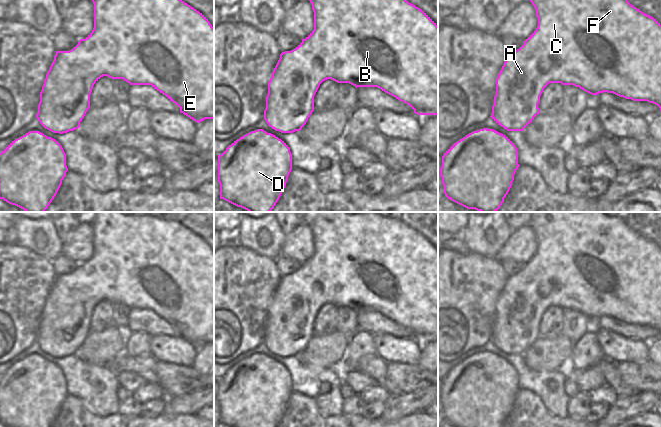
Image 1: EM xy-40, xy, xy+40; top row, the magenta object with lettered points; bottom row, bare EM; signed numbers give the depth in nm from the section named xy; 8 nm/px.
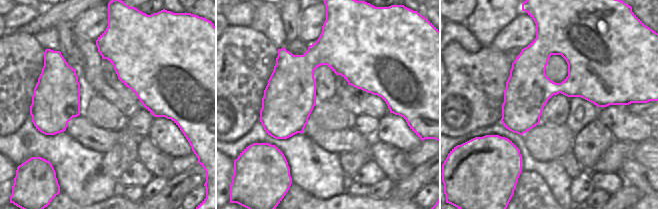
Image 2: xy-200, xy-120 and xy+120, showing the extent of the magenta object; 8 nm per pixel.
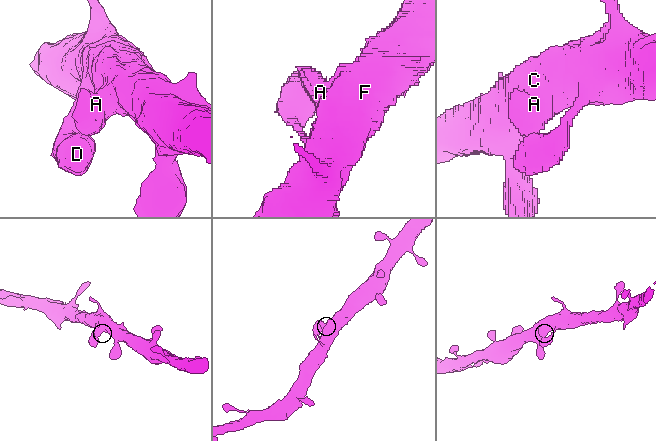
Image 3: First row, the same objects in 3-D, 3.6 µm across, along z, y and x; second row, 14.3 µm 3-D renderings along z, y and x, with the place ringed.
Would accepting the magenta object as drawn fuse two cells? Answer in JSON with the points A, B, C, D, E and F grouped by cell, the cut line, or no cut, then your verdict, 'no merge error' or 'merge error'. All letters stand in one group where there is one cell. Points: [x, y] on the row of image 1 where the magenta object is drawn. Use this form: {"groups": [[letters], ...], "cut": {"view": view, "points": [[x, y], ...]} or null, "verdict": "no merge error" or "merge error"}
{"groups": [["A", "B", "C", "D", "E", "F"]], "cut": null, "verdict": "no merge error"}

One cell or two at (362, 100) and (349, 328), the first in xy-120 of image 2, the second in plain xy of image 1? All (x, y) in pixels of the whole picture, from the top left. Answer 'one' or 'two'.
two

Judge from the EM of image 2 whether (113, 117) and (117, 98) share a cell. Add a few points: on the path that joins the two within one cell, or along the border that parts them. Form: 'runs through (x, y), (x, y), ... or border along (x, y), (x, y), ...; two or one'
border along (96, 92), (109, 100), (124, 118); two

